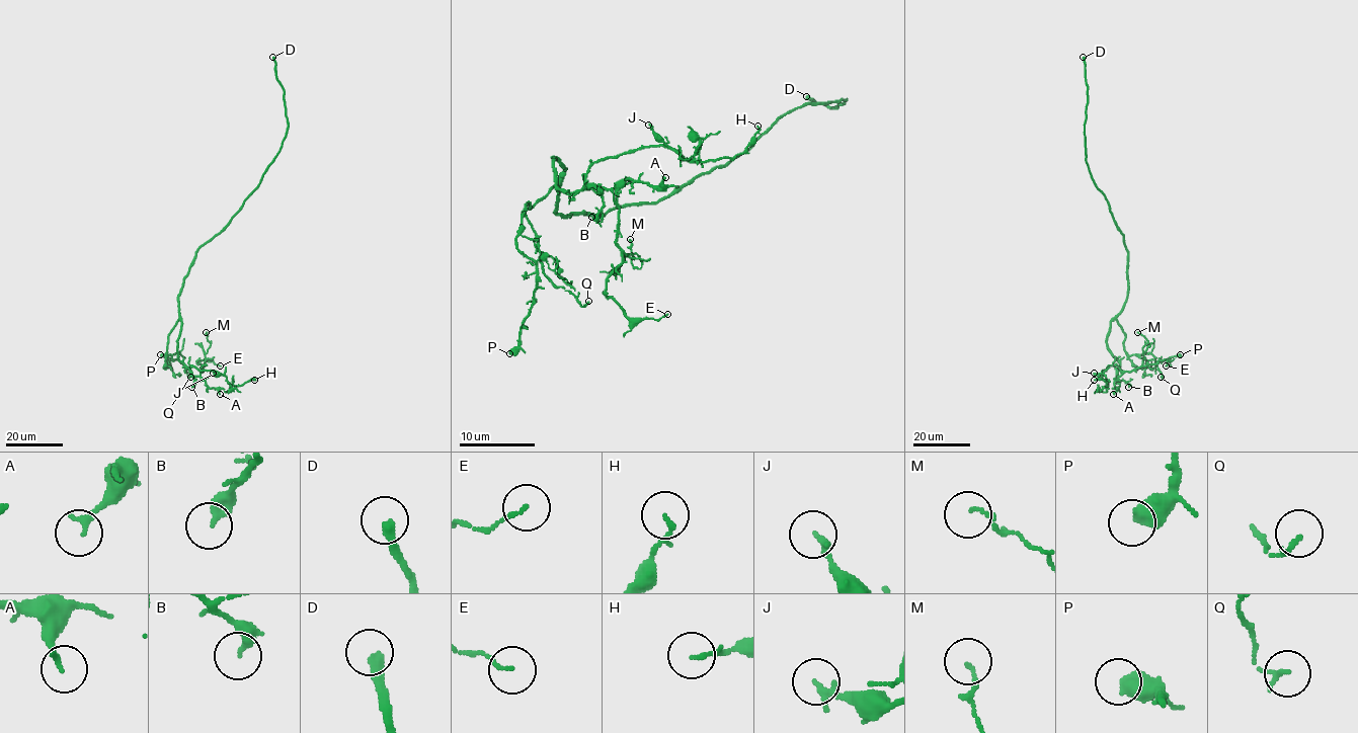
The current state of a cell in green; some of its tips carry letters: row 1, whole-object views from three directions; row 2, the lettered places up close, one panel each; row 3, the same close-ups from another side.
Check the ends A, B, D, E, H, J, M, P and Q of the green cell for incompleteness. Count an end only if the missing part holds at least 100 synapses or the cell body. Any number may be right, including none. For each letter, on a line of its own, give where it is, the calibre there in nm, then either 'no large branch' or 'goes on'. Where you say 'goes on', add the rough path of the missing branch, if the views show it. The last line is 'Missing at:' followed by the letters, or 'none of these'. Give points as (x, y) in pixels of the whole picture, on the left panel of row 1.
A: place (220, 394); calibre 180 nm; no large branch
B: place (191, 387); calibre 360 nm; no large branch
D: place (272, 57); calibre 320 nm; goes on
E: place (220, 365); calibre 100 nm; no large branch
H: place (254, 380); calibre 150 nm; no large branch
J: place (213, 373); calibre 200 nm; no large branch
M: place (206, 332); calibre 110 nm; no large branch
P: place (160, 354); calibre 550 nm; no large branch
Q: place (190, 377); calibre 130 nm; no large branch
Missing at: D

